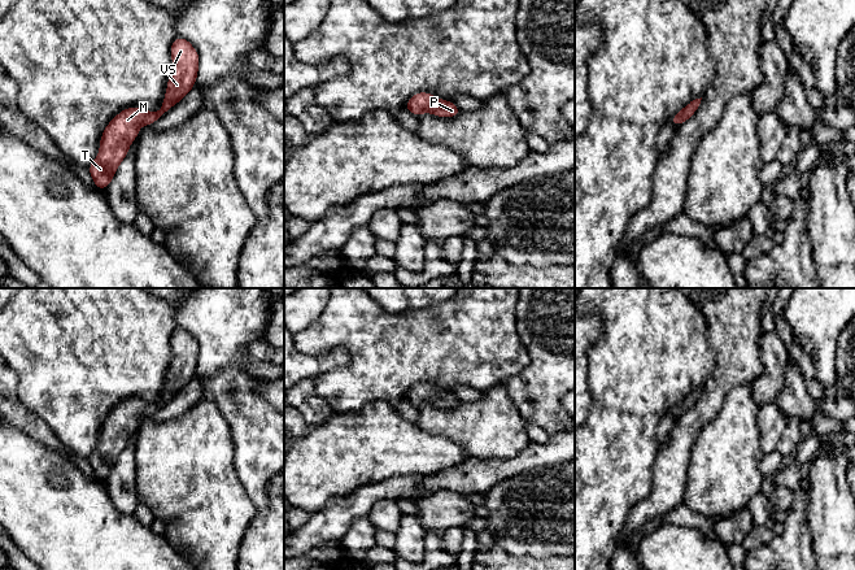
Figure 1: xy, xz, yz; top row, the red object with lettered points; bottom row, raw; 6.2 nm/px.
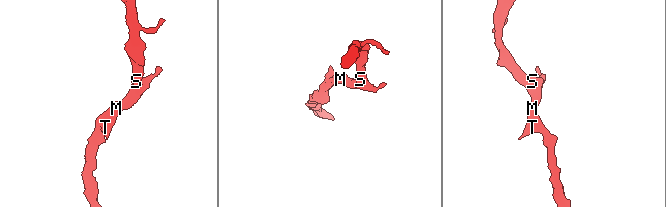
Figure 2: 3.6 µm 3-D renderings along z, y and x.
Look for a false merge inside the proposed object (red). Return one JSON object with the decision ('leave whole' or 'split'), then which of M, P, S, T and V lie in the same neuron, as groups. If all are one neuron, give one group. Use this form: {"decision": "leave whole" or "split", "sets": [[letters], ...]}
{"decision": "leave whole", "sets": [["M", "P", "S", "T", "V"]]}

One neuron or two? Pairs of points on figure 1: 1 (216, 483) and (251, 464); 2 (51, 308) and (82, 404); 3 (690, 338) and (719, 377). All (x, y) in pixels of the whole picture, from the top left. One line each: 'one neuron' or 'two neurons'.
1: two neurons
2: one neuron
3: two neurons

